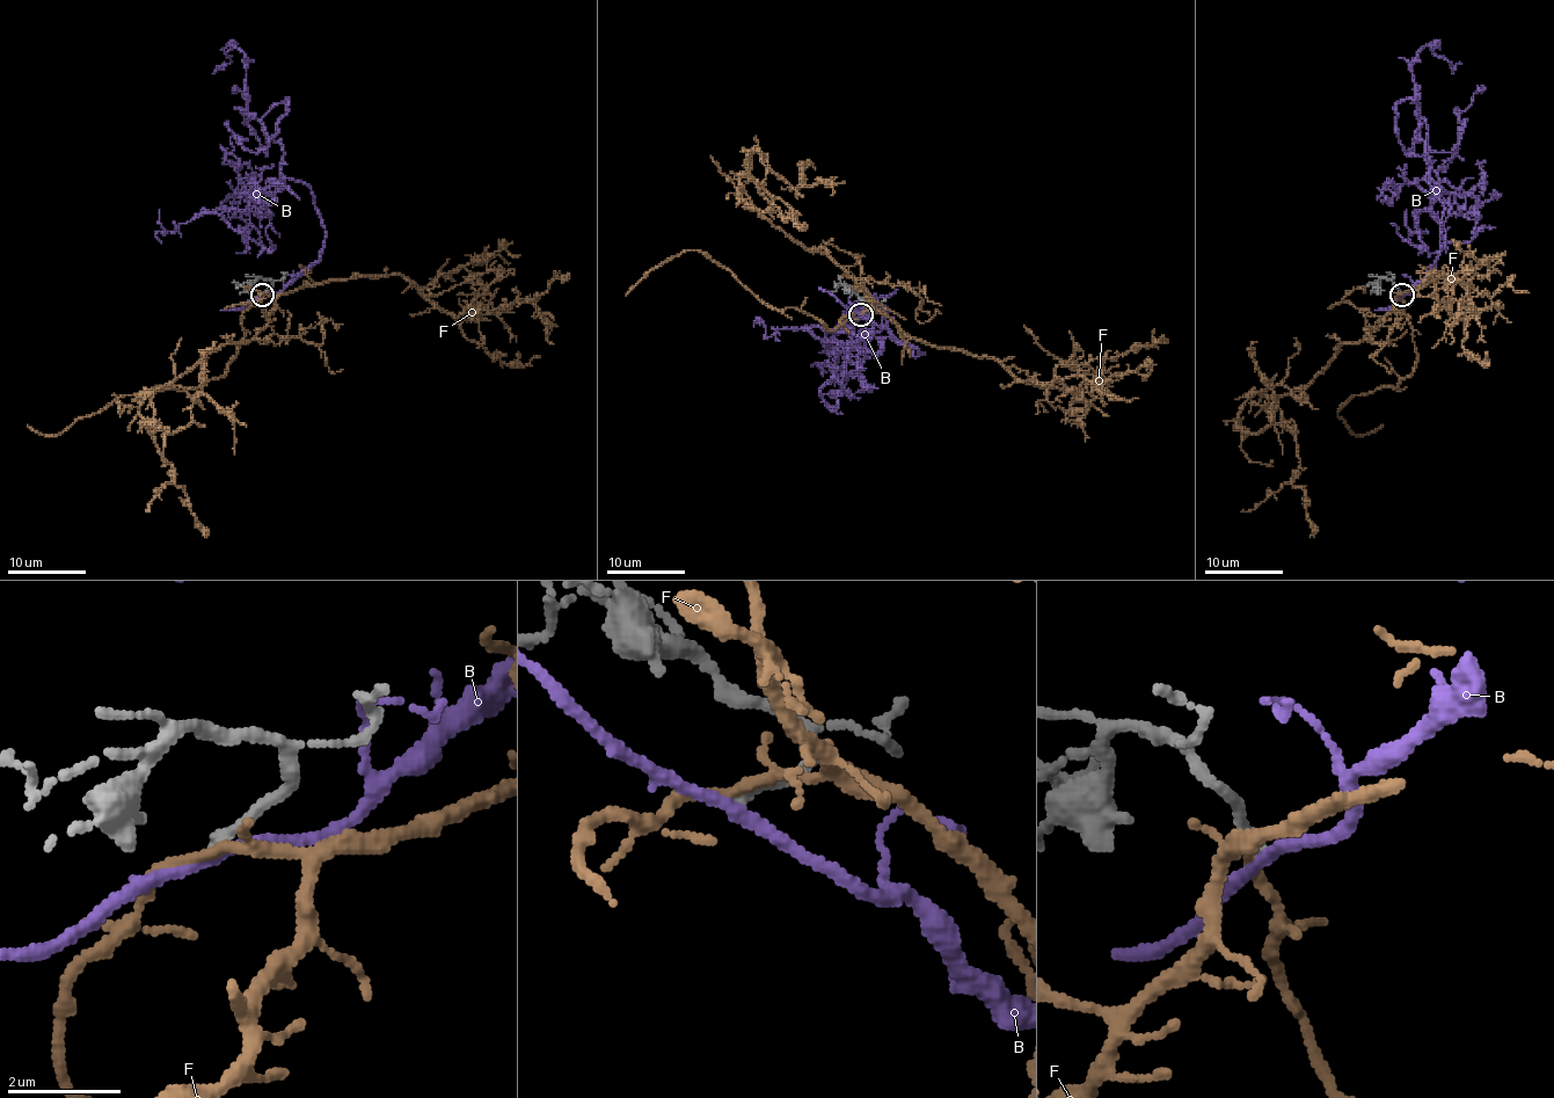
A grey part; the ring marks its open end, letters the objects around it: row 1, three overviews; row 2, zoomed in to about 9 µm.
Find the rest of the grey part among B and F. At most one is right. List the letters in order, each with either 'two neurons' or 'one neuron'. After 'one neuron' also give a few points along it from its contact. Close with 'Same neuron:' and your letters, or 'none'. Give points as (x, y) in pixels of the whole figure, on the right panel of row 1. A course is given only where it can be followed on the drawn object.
B: two neurons
F: two neurons
Same neuron: none

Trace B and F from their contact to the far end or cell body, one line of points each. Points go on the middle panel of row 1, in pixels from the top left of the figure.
B: (862, 314), (923, 353), (916, 356), (885, 336), (880, 342), (863, 327), (863, 362), (831, 390)
F: (862, 313), (874, 307), (848, 275), (765, 216), (739, 176), (751, 151), (792, 189), (829, 183), (832, 195)

